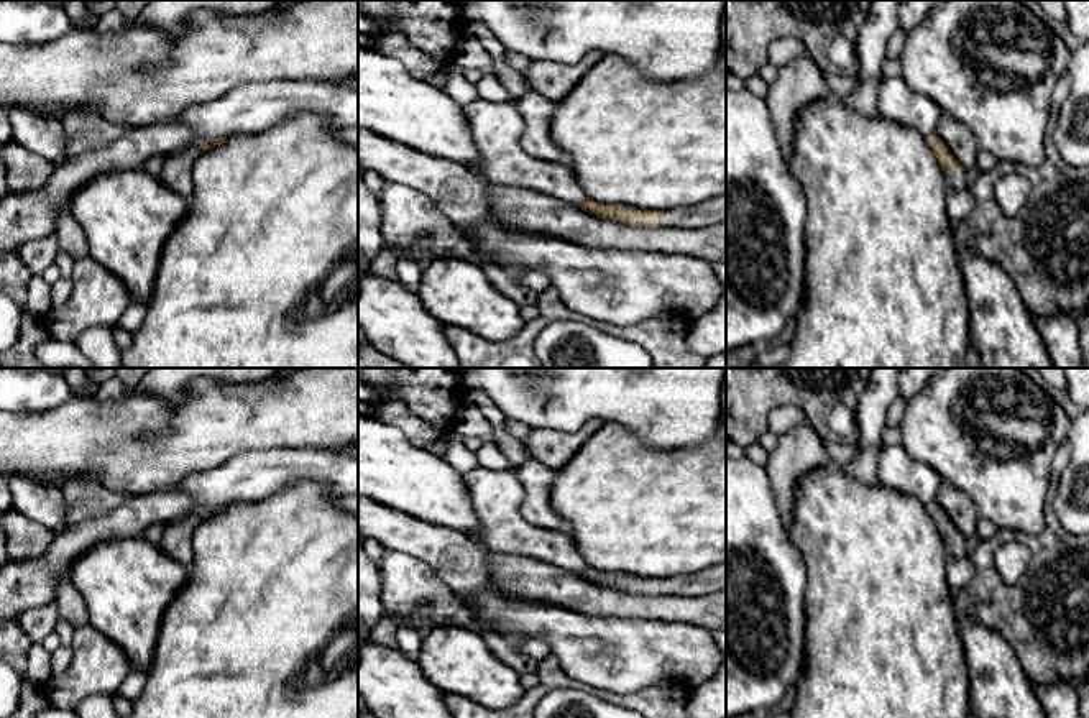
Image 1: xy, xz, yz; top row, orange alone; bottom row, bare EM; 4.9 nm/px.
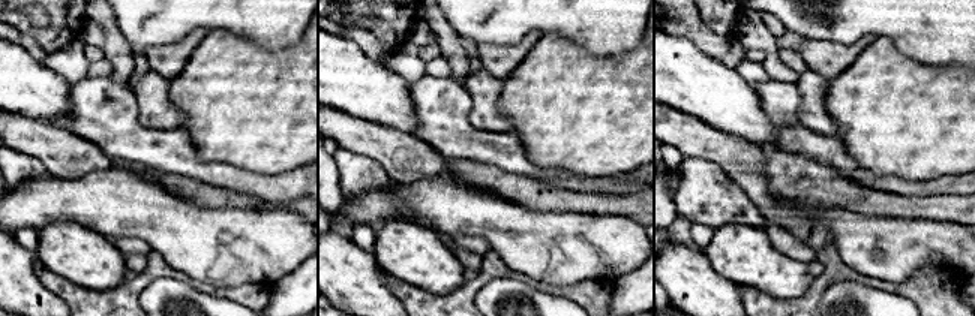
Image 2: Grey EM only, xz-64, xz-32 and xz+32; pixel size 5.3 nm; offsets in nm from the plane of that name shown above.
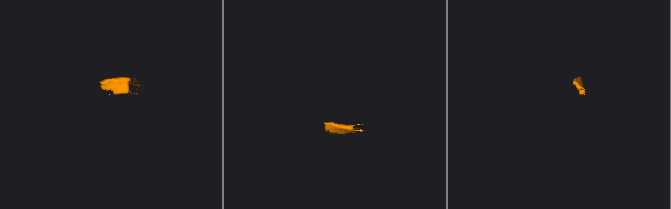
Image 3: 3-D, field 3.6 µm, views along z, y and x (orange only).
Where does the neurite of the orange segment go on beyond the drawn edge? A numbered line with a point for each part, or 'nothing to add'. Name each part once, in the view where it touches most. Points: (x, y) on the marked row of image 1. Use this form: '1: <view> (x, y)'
1: xz (710, 212)
2: yz (956, 179)

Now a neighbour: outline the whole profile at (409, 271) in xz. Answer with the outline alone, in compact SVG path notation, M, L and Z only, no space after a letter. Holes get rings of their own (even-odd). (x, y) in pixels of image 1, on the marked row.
M399 258L397 261L397 279L407 289L416 291L422 278L422 263L412 258Z

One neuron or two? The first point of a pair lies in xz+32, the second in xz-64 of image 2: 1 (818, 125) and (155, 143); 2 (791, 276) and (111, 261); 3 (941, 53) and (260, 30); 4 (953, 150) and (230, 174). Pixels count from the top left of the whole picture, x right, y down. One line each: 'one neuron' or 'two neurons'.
1: two neurons
2: one neuron
3: one neuron
4: two neurons

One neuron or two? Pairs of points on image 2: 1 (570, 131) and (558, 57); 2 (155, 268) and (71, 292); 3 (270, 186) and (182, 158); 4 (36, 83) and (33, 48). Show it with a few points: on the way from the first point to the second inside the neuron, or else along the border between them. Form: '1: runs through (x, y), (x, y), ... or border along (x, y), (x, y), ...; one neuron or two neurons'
1: runs through (570, 113), (570, 108), (560, 96), (558, 75); one neuron
2: runs through (134, 288), (122, 298), (92, 300); one neuron
3: runs through (248, 183), (204, 172); one neuron
4: border along (18, 42), (39, 60); two neurons

